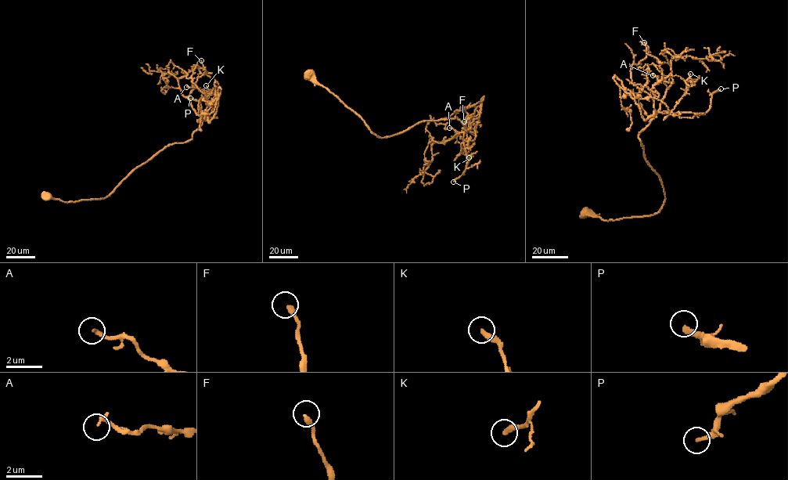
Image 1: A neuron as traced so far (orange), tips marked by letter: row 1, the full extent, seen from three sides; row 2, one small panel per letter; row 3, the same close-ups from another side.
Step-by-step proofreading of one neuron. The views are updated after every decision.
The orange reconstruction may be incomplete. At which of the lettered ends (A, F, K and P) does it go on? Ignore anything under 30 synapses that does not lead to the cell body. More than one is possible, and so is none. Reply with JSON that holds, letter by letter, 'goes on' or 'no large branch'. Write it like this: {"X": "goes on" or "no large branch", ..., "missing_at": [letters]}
{"A": "no large branch", "F": "no large branch", "K": "no large branch", "P": "goes on", "missing_at": ["P"]}

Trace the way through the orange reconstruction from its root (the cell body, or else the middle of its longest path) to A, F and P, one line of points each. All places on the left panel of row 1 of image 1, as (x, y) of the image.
A: (46, 193), (66, 202), (104, 198), (163, 148), (189, 140), (207, 112), (207, 97), (203, 91), (186, 87)
F: (46, 193), (66, 202), (104, 198), (163, 148), (189, 140), (202, 121), (188, 97), (206, 71), (201, 60)
P: (46, 193), (66, 202), (107, 196), (163, 148), (192, 138), (205, 117), (201, 104), (190, 98)

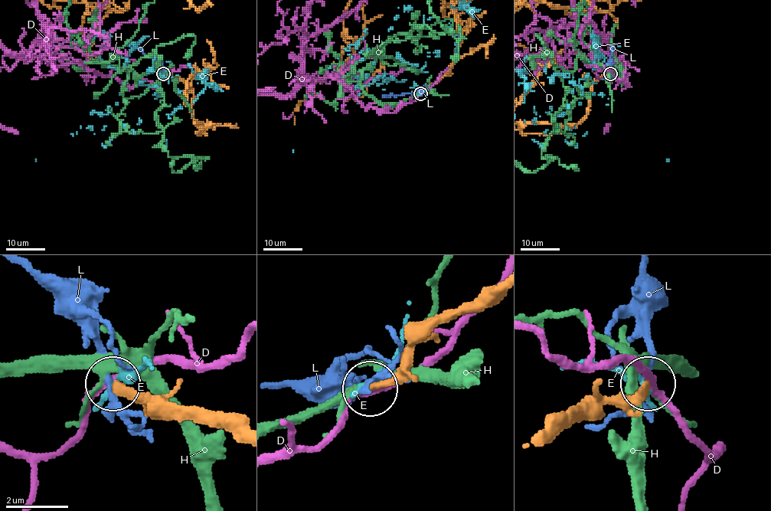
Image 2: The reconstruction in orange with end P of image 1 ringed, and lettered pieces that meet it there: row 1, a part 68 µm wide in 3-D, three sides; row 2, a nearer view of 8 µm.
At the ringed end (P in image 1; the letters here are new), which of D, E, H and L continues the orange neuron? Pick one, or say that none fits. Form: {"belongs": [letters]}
{"belongs": []}

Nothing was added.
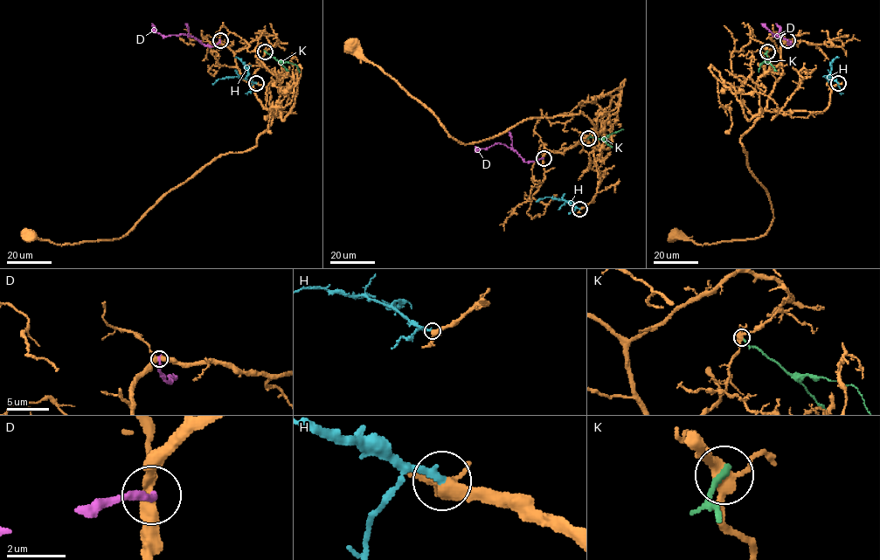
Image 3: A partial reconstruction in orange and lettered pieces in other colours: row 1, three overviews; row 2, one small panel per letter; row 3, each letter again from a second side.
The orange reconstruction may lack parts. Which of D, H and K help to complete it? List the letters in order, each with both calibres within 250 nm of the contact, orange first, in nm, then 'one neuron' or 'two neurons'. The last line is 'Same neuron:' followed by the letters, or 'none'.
D: calibres 340 and 280 nm; two neurons
H: calibres 360 and 280 nm; one neuron
K: calibres 360 and 220 nm; two neurons
Same neuron: H

